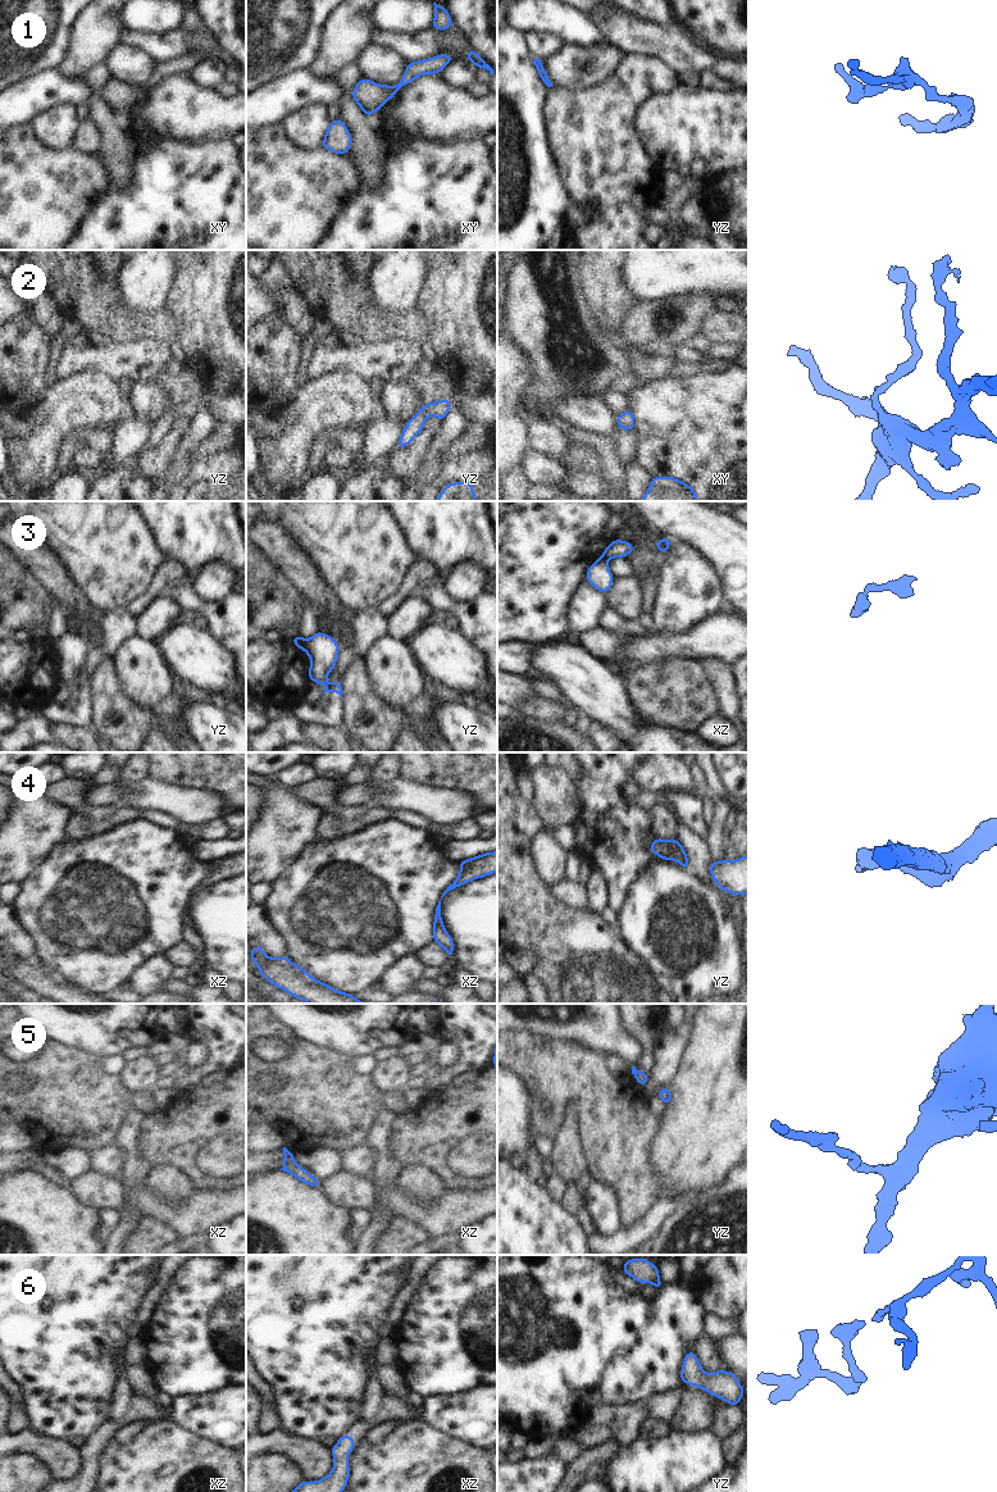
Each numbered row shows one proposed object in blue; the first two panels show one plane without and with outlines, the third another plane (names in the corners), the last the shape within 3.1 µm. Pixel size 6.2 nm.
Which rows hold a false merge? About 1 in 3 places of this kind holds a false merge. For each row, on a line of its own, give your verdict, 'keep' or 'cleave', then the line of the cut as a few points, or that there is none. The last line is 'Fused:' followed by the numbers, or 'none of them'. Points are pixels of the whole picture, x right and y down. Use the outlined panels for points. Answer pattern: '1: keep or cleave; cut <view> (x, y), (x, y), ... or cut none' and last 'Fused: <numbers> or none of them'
1: keep; cut none
2: keep; cut none
3: cleave; cut yz (303, 640), (305, 649)
4: keep; cut none
5: keep; cut none
6: keep; cut none
Fused: 3

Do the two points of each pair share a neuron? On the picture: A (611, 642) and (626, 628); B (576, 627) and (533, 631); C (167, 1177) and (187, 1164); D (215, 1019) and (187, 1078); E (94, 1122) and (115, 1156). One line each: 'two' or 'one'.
A: two
B: two
C: two
D: one
E: two

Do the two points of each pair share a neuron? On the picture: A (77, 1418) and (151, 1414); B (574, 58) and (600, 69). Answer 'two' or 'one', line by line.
A: two
B: one

